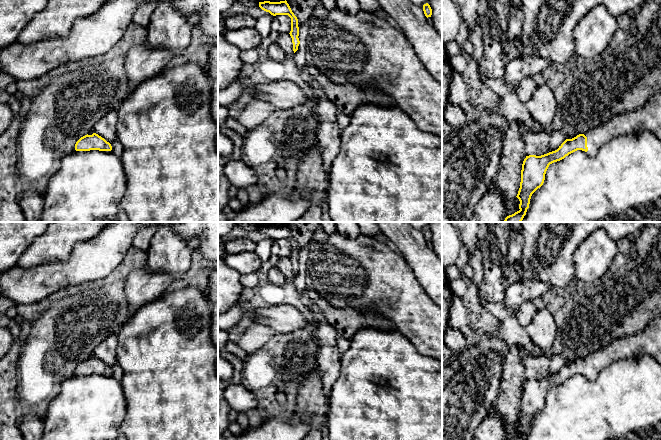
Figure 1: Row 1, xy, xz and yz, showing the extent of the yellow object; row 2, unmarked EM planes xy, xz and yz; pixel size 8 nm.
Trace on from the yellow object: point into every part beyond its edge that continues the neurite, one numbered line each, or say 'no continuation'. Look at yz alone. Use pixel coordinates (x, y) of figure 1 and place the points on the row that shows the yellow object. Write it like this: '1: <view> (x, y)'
1: yz (648, 117)

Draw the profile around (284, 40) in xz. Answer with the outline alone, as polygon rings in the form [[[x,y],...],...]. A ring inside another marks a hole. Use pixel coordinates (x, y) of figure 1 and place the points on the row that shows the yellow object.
[[[280,33],[278,39],[276,40],[276,44],[283,49],[287,57],[293,56],[293,43],[289,33]]]

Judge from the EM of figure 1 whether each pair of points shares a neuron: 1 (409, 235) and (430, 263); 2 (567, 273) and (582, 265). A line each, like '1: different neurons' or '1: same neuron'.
1: same neuron
2: different neurons

